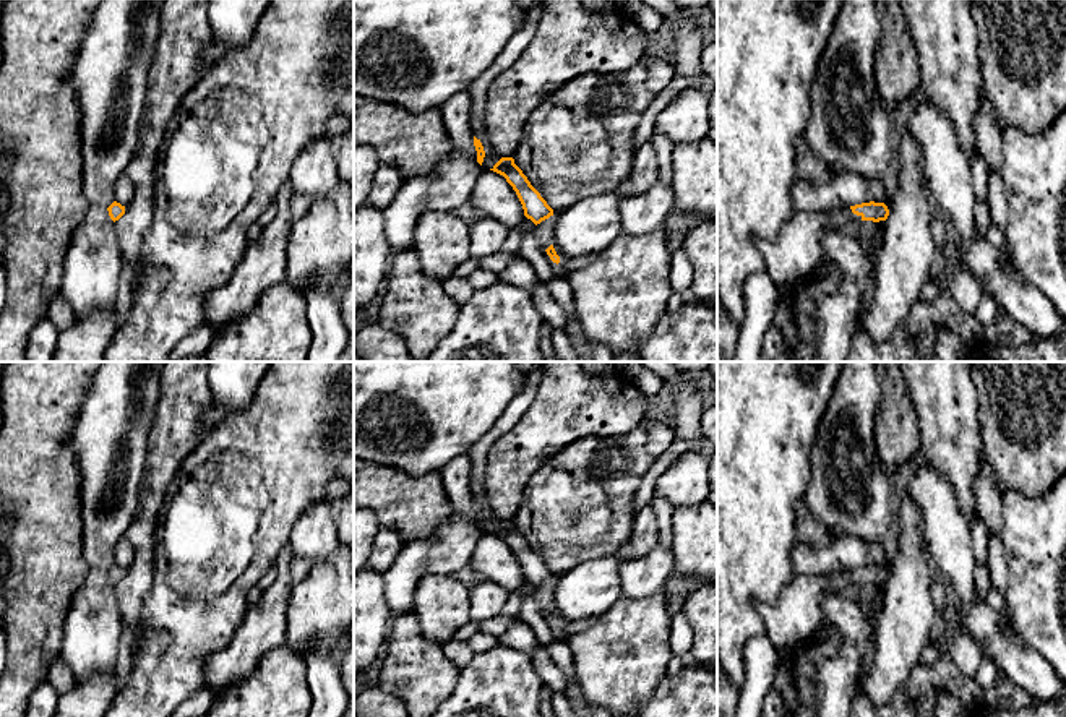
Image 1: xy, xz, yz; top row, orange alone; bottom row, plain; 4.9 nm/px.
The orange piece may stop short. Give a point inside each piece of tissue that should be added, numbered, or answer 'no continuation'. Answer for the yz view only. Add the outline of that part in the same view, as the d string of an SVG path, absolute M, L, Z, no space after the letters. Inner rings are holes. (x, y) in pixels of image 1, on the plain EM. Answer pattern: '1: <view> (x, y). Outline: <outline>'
1: yz (797, 613). Outline: M850 571L800 574L784 587L776 603L756 602L767 639L777 649L810 639L821 623L821 595L850 584L862 584Z

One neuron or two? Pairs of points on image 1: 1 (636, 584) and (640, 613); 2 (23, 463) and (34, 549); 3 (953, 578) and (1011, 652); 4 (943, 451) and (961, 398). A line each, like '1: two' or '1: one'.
1: two
2: one
3: one
4: one

